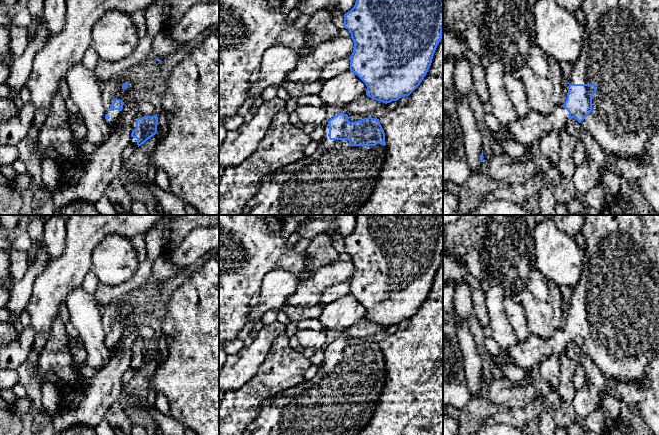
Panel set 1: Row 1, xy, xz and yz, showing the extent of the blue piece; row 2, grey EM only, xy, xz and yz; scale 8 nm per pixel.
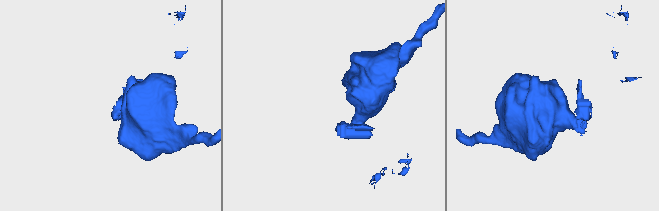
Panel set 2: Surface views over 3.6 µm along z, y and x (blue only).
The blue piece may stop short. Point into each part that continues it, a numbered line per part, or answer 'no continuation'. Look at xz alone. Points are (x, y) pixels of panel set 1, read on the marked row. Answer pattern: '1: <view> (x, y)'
1: xz (338, 179)

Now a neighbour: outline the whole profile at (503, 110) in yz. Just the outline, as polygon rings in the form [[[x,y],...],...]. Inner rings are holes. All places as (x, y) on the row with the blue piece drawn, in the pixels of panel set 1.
[[[494,60],[485,69],[485,80],[489,93],[488,102],[492,105],[491,113],[499,124],[507,129],[518,118],[518,115],[503,83],[505,75],[506,71],[502,62]]]

